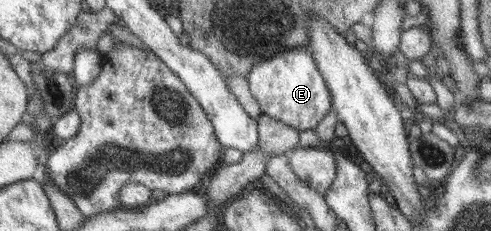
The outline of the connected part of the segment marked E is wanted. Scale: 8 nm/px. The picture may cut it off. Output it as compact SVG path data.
M307 47L279 49L275 56L252 67L246 79L261 110L289 128L298 131L315 129L331 110L328 83Z

